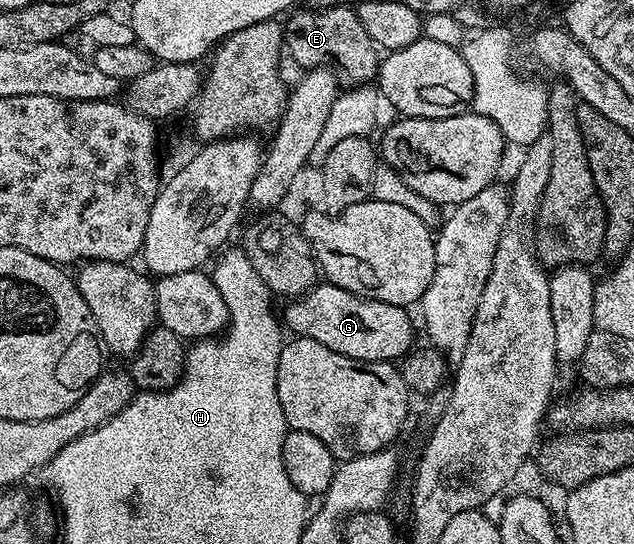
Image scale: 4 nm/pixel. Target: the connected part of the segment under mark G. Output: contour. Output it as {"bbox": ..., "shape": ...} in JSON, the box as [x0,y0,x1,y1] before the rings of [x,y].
{"bbox":[284,283,415,363],"shape":[[[318,283],[301,299],[291,300],[287,305],[290,306],[284,325],[289,332],[291,329],[291,334],[316,339],[316,343],[324,343],[324,347],[348,359],[394,363],[405,357],[415,344],[414,325],[403,306],[361,298],[352,291],[344,291],[344,287]]]}

